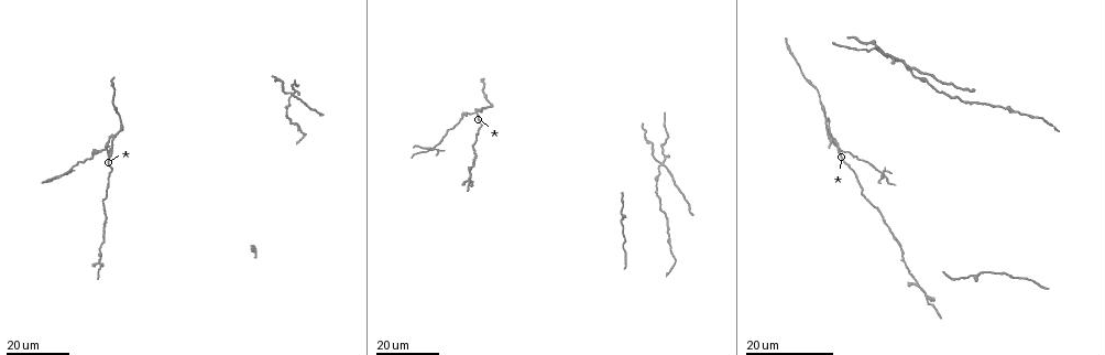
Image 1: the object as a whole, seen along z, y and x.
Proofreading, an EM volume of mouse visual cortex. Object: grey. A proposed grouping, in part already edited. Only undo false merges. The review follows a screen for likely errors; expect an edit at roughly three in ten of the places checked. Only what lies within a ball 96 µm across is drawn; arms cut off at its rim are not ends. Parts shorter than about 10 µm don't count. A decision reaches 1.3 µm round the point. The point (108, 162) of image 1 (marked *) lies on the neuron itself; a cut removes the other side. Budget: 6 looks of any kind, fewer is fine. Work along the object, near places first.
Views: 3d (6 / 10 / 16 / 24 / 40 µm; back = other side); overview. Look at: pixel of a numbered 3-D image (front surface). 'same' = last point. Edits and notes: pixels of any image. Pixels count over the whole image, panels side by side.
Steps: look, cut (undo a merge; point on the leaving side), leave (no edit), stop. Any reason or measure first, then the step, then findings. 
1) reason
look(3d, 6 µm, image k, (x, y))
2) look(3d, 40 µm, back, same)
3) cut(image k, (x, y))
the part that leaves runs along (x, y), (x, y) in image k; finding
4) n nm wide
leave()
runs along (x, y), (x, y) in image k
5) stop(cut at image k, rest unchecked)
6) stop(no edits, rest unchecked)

four arms meet
look(3d, 16 µm, image 1, (660, 164))

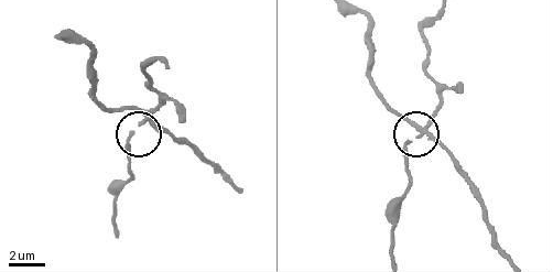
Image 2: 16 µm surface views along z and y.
look(3d, 10 µm, image 2, (144, 120))

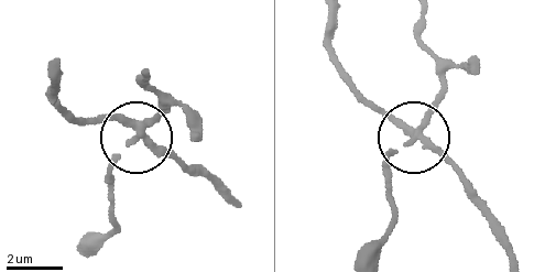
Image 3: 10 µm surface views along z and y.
look(3d, 6 µm, image 3, (411, 142))

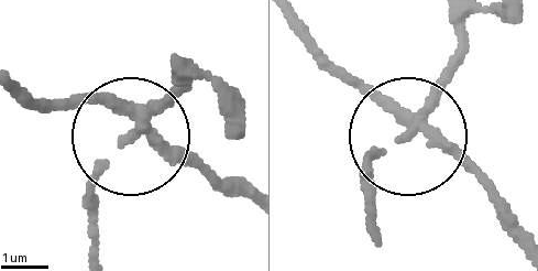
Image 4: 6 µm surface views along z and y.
cut(image 4, (84, 95))
the part that leaves runs along (144, 119), (250, 198) in image 4; two neurons meet here

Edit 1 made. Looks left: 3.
look(overview)

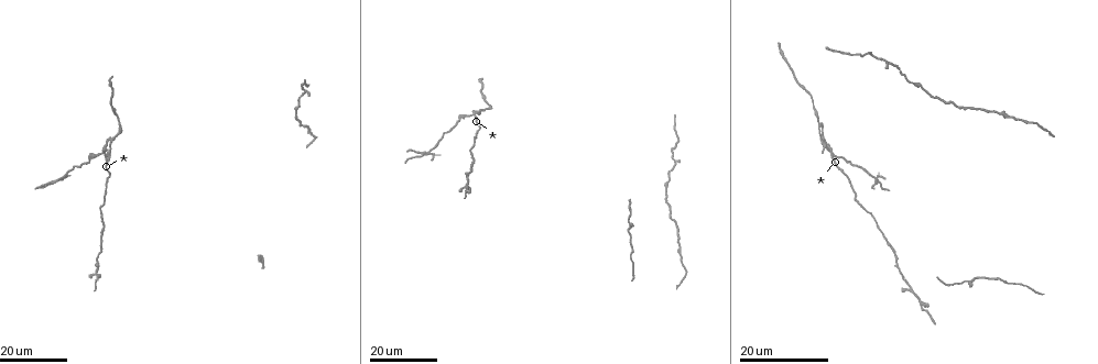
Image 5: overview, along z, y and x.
four arms meet
look(3d, 16 µm, image 5, (472, 114))

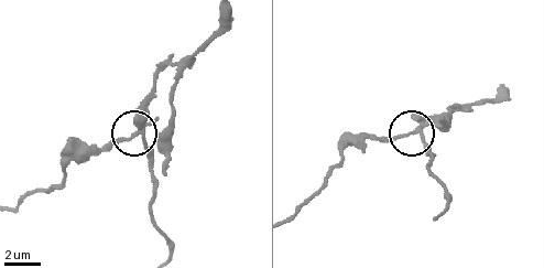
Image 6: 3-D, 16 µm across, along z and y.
look(3d, 10 µm, image 6, (417, 130))

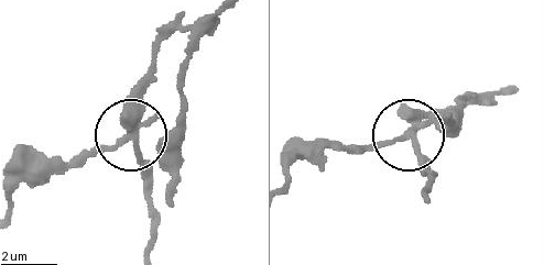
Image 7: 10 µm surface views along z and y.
cut(image 7, (99, 148))
the part that leaves runs along (133, 133), (44, 164), (10, 197) in image 7; a second neuron is stuck on

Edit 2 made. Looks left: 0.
stop(cut at image 4, cut at image 7, rest unchecked)

